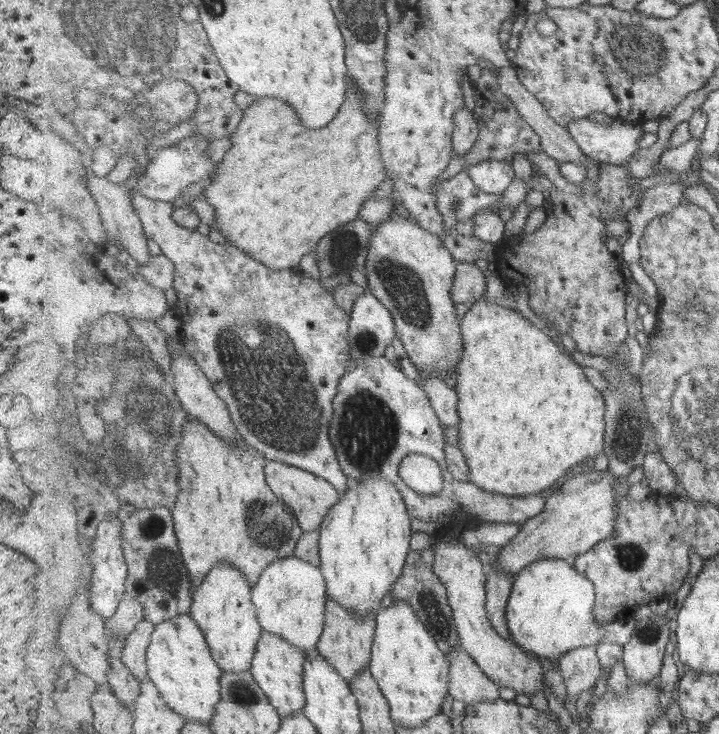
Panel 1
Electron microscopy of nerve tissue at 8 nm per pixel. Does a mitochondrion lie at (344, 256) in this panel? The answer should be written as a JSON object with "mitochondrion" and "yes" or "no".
{"mitochondrion":"yes"}

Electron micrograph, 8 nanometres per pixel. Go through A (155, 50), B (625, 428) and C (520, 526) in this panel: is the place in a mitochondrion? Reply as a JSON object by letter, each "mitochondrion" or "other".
{"A":"mitochondrion","B":"mitochondrion","C":"other"}

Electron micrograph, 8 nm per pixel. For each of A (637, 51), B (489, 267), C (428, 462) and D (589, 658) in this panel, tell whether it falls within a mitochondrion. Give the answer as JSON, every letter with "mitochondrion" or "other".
{"A":"mitochondrion","B":"other","C":"other","D":"other"}

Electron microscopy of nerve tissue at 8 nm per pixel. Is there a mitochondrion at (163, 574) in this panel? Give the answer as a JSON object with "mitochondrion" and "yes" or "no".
{"mitochondrion":"yes"}

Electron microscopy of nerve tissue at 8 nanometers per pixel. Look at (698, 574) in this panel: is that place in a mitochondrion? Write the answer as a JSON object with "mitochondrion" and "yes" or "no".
{"mitochondrion":"no"}

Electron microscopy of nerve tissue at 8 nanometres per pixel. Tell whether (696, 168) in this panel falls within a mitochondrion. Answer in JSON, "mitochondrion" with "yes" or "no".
{"mitochondrion":"no"}

